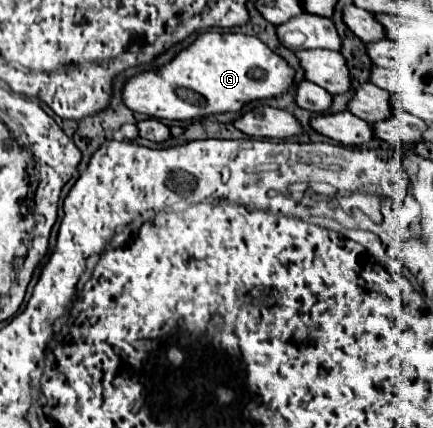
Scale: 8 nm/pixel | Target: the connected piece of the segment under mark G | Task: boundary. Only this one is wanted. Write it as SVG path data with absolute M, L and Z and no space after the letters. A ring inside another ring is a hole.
M203 33L165 67L131 77L123 89L123 101L129 109L155 119L193 121L205 115L239 113L251 101L285 95L293 87L293 75L295 69L259 37L243 33ZM179 89L191 91L195 99L181 99Z

